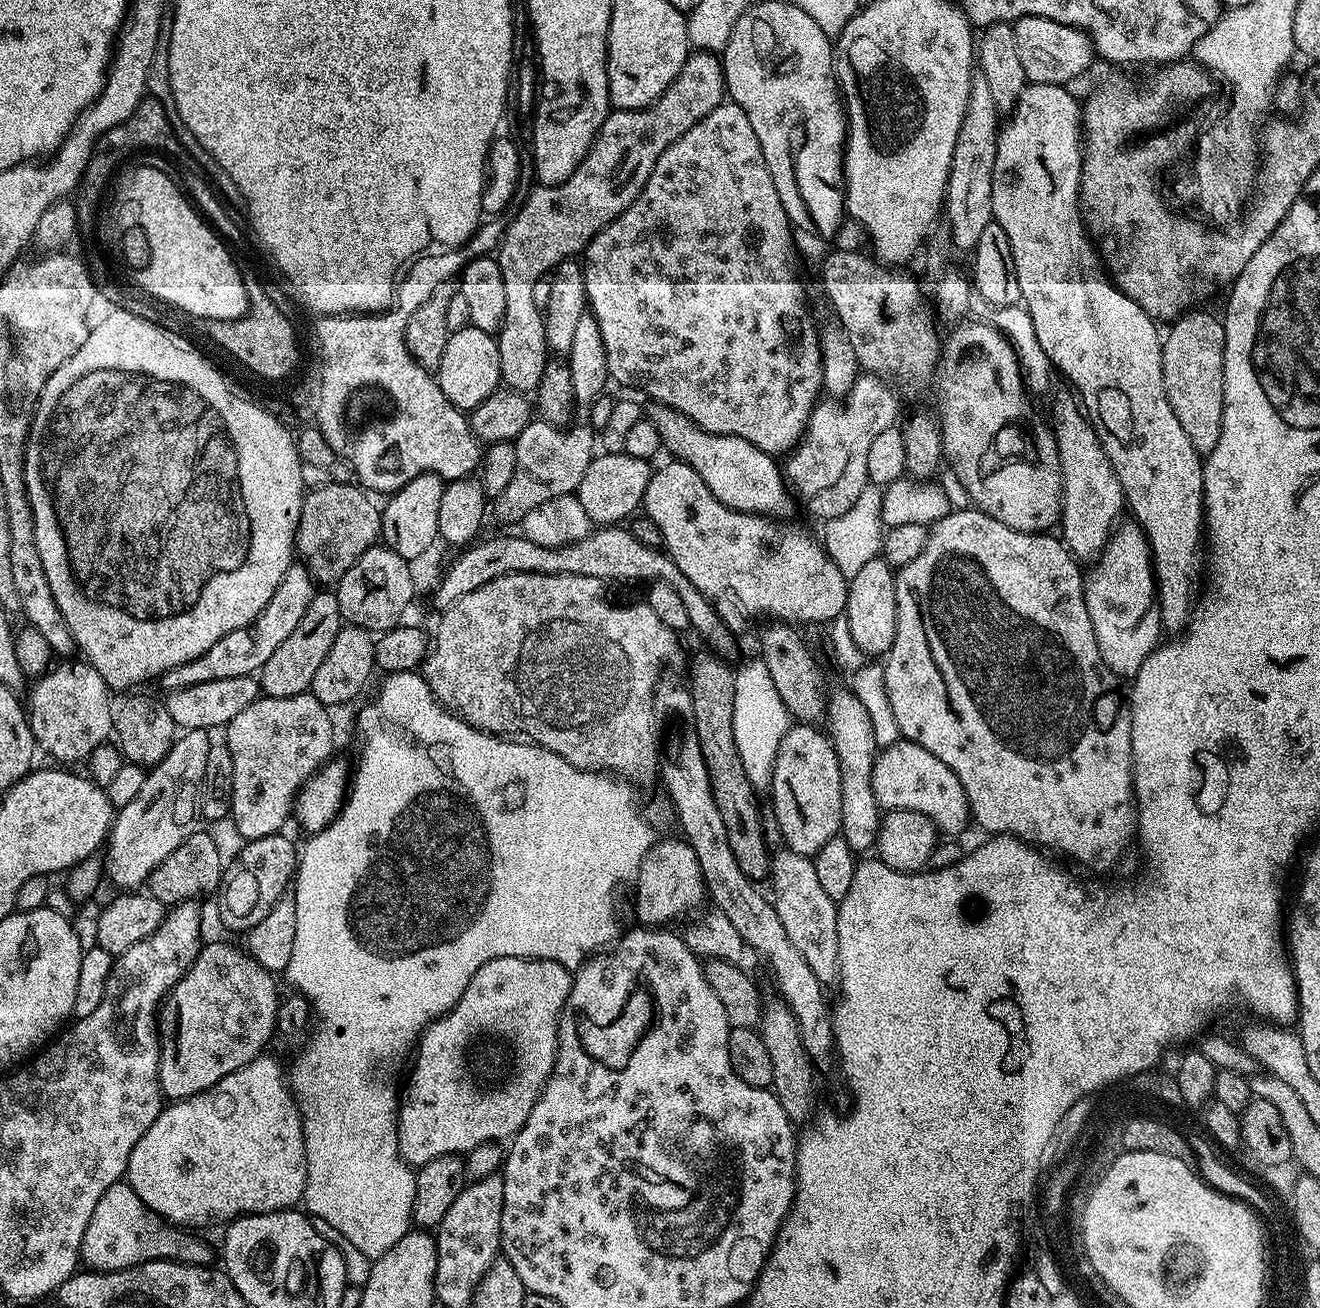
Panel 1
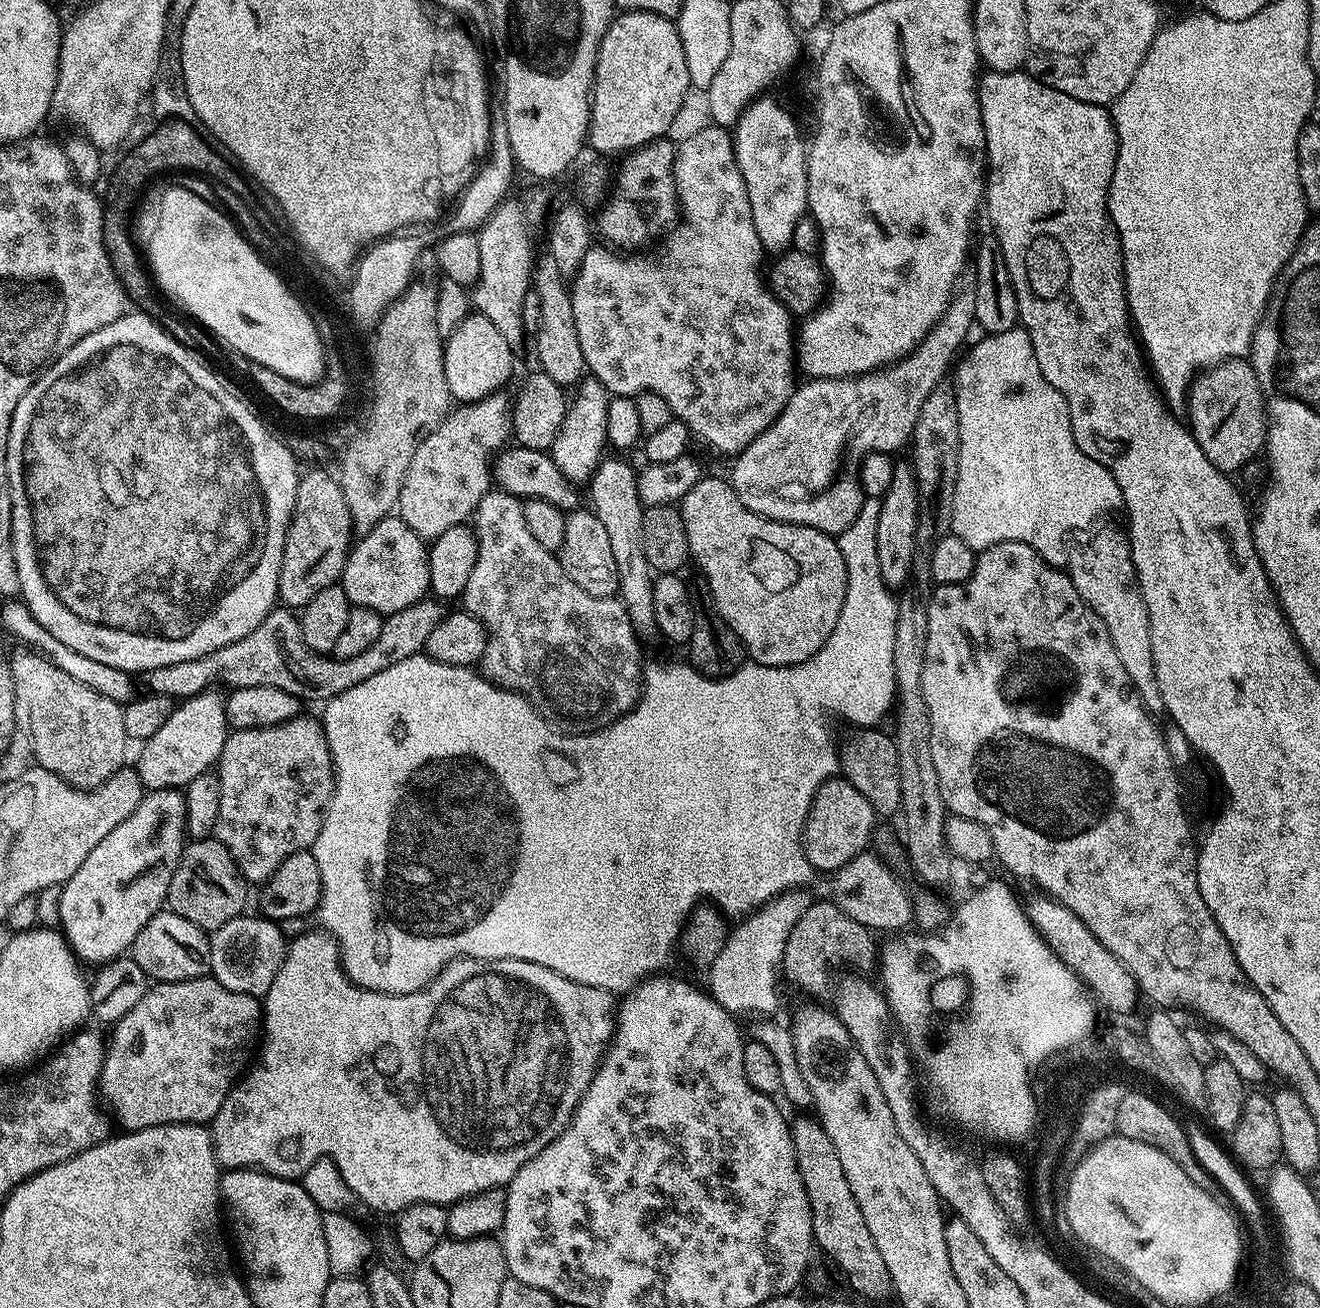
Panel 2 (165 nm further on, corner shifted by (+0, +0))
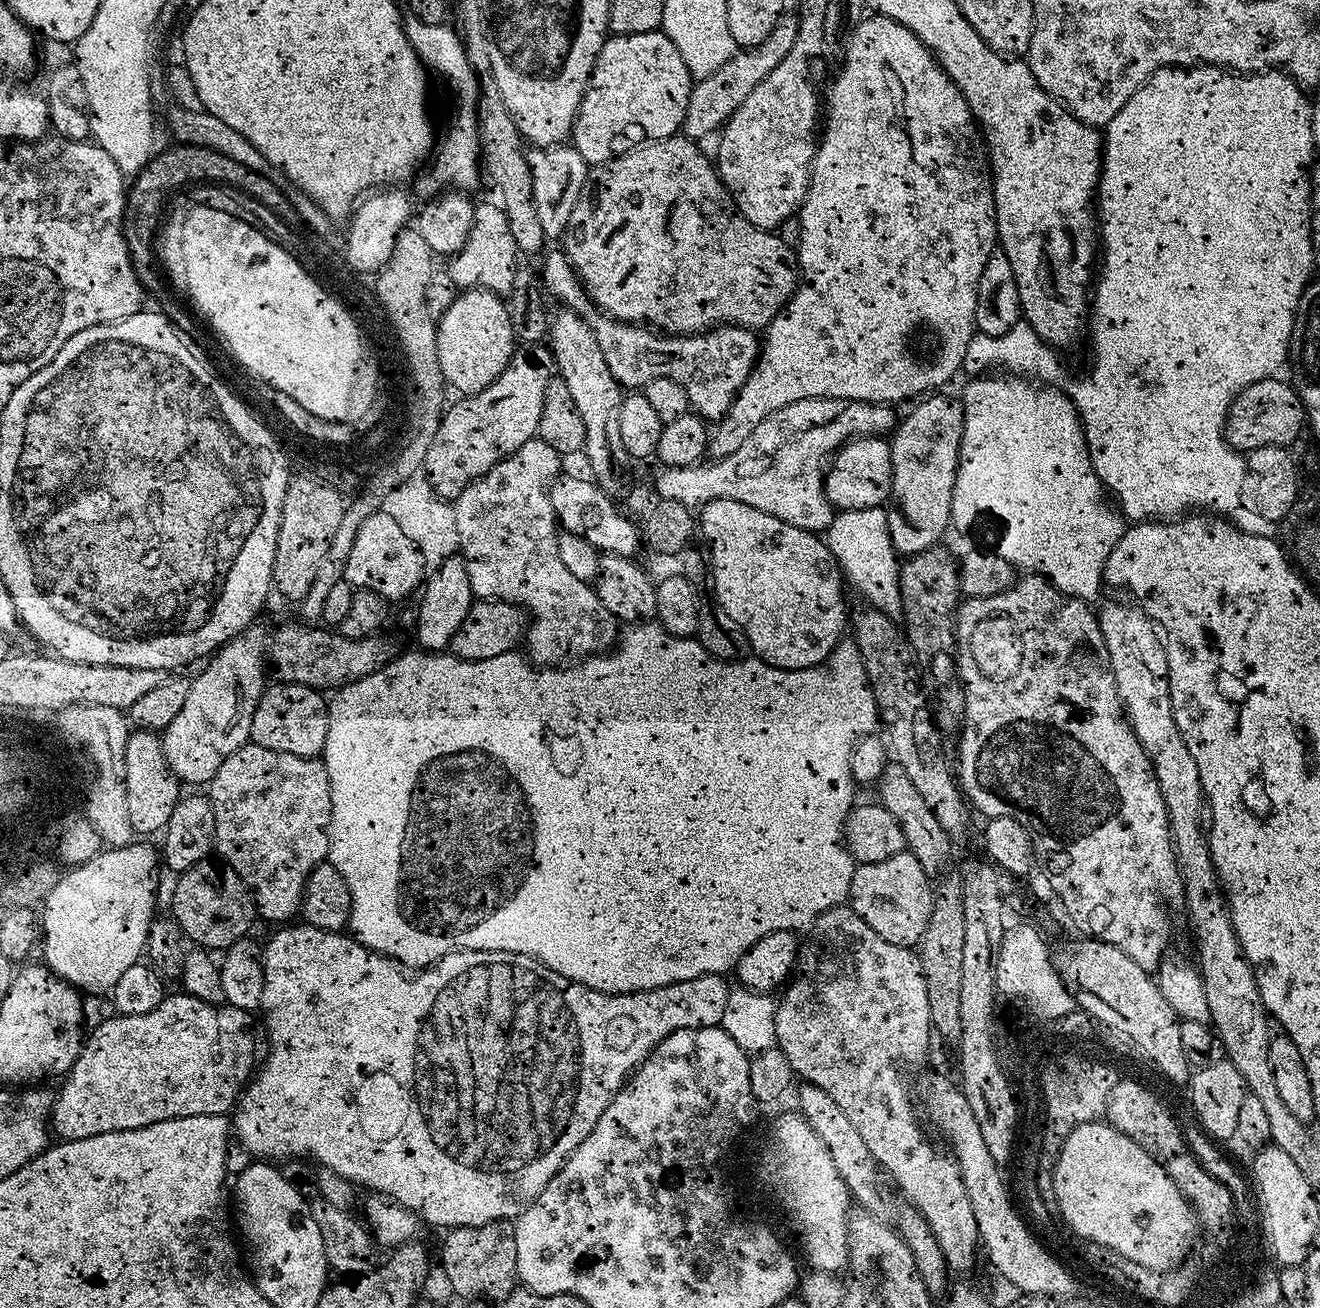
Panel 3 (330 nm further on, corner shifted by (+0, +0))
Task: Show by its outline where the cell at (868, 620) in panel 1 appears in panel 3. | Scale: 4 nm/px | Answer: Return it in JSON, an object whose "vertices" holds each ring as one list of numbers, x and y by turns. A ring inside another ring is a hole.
{"vertices":[[928,394,919,401,920,404,908,417,901,419,897,423,894,431,890,436,892,446,892,495,890,497,892,508,887,509,888,529,890,530,890,538,892,544,896,548,897,553,901,557,917,556,919,552,926,551,927,548,935,548,941,543,940,535,952,524,952,495,954,494,954,484,956,482,956,471,960,465,960,439,962,438,962,430,964,429,964,406,959,399,951,400,948,396,940,396,944,394]]}

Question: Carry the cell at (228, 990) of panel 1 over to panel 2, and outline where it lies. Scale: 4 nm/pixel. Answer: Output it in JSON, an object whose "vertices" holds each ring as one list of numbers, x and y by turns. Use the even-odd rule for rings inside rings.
{"vertices":[[211,974,189,980,156,982,134,1010,116,1021,112,1031,100,1084,103,1095,104,1092,108,1095,117,1114,129,1124,127,1127,135,1130,163,1124,203,1125,216,1117,232,1085,241,1079,252,1047,253,1052,257,1047,262,1032,262,1004,250,994,228,990]]}

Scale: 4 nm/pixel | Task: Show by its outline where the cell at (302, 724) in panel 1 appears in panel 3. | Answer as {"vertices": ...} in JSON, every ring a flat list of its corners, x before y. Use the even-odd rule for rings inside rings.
{"vertices":[[251,742,243,744,222,766,218,766,218,774,207,785,206,795,214,806,214,826,216,827,215,851,219,859,242,878,242,882,248,887,248,893,252,896,259,919,280,920,276,922,288,922,292,915,299,913,304,899,304,885,308,883,308,876,317,866,328,860,328,830,332,827,332,803,330,802,330,778,326,774,326,766,323,759,299,756,298,754,282,754,278,750,266,750,266,746,258,746]]}

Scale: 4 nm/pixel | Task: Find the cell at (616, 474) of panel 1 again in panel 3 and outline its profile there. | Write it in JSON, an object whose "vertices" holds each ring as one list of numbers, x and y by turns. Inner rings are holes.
{"vertices":[[872,14,869,20,861,19,855,25,857,27,850,32,847,37,848,49,844,52,844,65,840,68,840,73,836,76,836,81,832,84,832,93,829,94,826,104,826,116,828,112,828,121,823,121,822,132,824,128,824,137,819,137,816,144,816,155,812,157,812,179,808,182,808,193,804,196,804,203,800,205,800,239,798,241,798,287,795,296,785,304,783,310,774,317,768,324,768,327,762,332,762,347,759,357,756,361,756,366,753,368,750,378,746,378,746,382,740,387,740,393,732,400,732,404,728,407,726,415,721,416,718,423,711,429,708,437,708,455,709,461,721,460,730,454,734,454,734,450,738,450,738,446,742,446,742,442,746,442,746,438,750,438,750,434,754,434,754,426,758,426,758,422,762,422,770,414,774,414,778,410,782,410,782,406,786,406,790,402,802,402,806,398,818,398,824,396,827,400,857,400,858,402,870,402,871,404,886,404,889,406,899,405,899,400,908,400,911,396,915,398,923,397,925,394,931,393,933,390,940,390,944,383,951,378,957,371,958,373,964,367,964,359,966,358,966,350,970,346,972,337,977,335,978,329,976,326,976,299,978,298,978,282,982,278,982,270,986,266,986,258,990,258,990,254,997,251,998,237,996,234,996,203,994,202,994,190,992,189,992,170,986,145,982,139,982,133,975,120,972,119,972,111,968,109,968,103,963,94,958,90,958,86,944,72,944,67,938,63,932,51,930,51,910,30,906,30,906,26,902,26,898,22,894,22,890,18,879,14]]}

